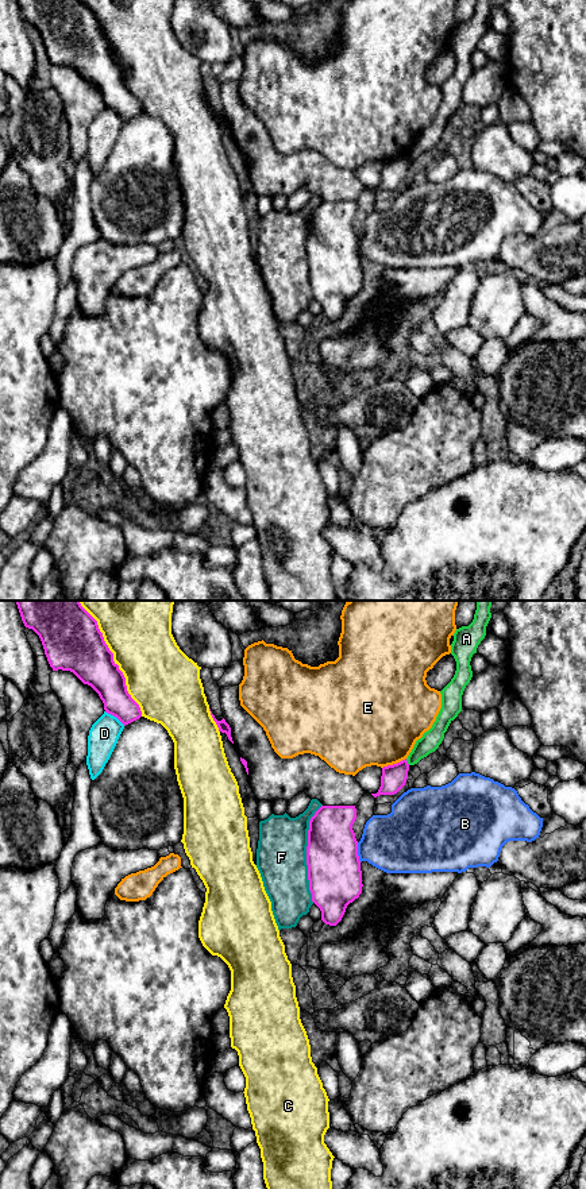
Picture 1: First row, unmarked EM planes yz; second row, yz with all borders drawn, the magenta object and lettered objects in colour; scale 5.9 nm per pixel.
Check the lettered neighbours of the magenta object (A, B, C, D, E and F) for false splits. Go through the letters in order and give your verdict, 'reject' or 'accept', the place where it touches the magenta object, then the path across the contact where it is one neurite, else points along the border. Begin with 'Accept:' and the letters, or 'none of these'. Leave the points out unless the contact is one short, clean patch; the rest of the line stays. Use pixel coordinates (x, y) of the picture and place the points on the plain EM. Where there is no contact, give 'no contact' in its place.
Accept: none of these
A: reject | yz (407, 157) | along yz (405, 154), (409, 159)
B: reject | yz (357, 247)
C: reject | yz (112, 56)
D: reject | yz (115, 111)
E: reject | yz (393, 159)
F: reject | yz (307, 249)

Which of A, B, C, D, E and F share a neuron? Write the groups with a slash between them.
A / B / C / D / E / F

